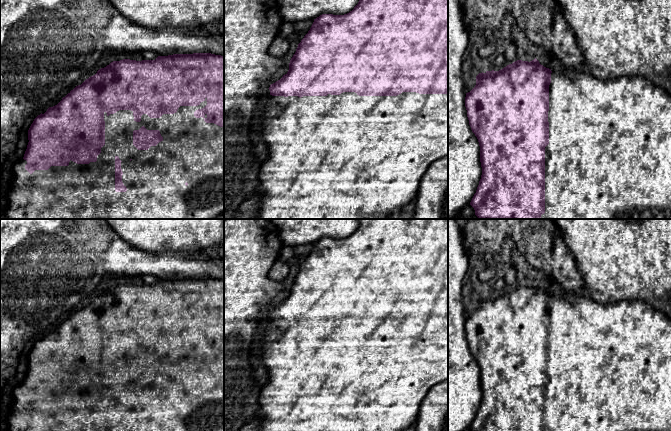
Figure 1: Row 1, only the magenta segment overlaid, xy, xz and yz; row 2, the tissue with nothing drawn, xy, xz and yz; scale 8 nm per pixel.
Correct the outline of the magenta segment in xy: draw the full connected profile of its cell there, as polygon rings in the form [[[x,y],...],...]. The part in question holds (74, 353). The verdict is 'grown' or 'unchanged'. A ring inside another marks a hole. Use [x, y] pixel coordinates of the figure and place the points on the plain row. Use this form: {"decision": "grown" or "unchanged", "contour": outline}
{"decision": "grown", "contour": [[[211,277],[173,278],[158,280],[155,284],[113,285],[97,297],[76,310],[65,321],[59,323],[38,339],[28,354],[28,369],[24,381],[12,390],[11,405],[2,431],[224,431],[224,280]]]}

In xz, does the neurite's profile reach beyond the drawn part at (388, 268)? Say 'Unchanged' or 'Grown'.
Grown

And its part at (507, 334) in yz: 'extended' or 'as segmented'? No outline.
extended

